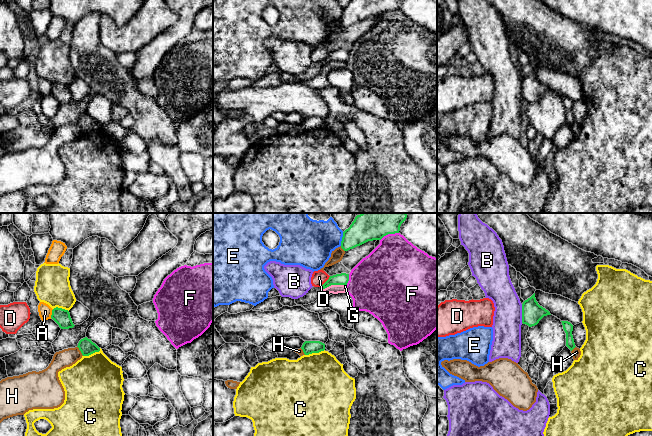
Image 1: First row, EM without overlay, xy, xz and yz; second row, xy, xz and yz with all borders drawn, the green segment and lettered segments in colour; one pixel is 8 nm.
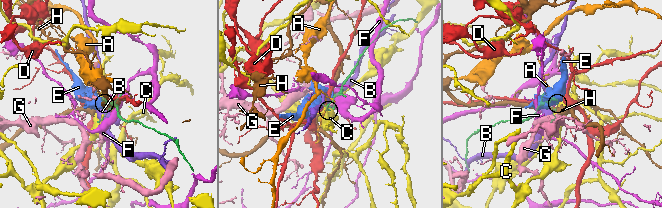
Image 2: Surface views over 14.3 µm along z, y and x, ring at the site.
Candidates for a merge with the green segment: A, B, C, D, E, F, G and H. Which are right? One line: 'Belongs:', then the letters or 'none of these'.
Belongs: none of these

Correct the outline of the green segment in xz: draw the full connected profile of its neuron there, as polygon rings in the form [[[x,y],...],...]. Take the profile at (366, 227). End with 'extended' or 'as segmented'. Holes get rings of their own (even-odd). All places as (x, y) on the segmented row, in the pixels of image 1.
[[[361,213],[343,232],[341,248],[348,251],[368,241],[399,233],[406,218],[406,213]]]; as segmented

